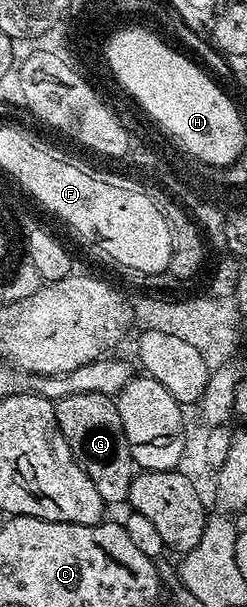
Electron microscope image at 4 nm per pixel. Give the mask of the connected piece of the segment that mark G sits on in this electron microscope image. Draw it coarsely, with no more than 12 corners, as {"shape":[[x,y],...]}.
{"shape":[[68,394],[56,422],[103,505],[136,465],[115,397]]}

